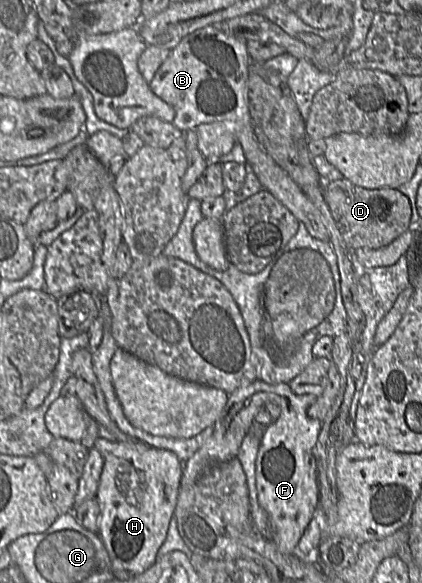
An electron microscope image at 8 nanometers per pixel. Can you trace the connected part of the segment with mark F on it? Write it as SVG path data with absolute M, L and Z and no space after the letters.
M279 383L279 384L269 384L274 385L273 393L275 395L279 395L277 399L271 399L272 403L277 404L281 408L281 416L275 422L268 425L268 427L264 431L264 435L261 439L258 454L256 457L256 488L258 492L258 501L261 507L267 512L269 516L269 523L271 527L271 539L272 542L276 545L277 549L283 554L295 554L295 550L299 543L300 538L302 537L305 529L309 525L311 519L314 517L315 510L319 507L319 485L318 485L318 471L317 471L317 460L313 455L313 450L316 447L318 442L318 438L322 429L322 422L318 419L314 419L309 417L308 409L312 404L316 402L318 396L313 394L304 394L299 395L292 391L289 383Z

